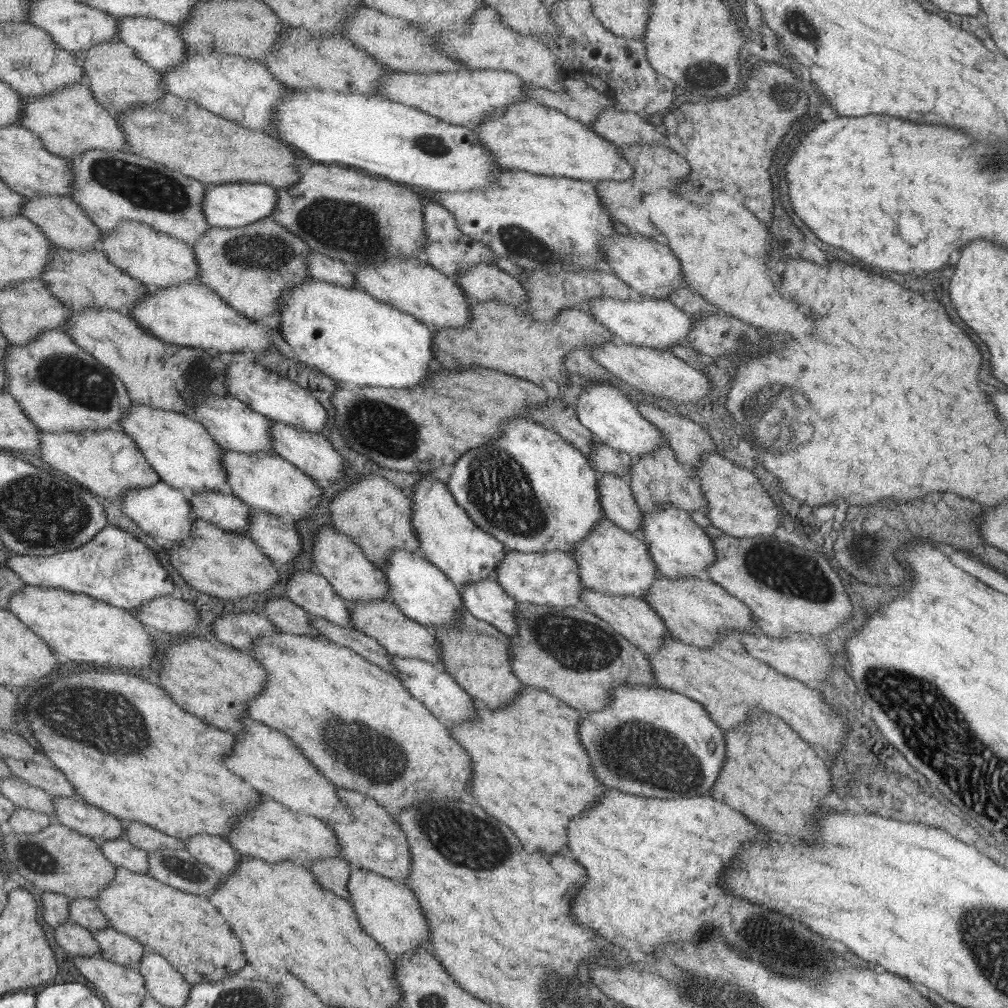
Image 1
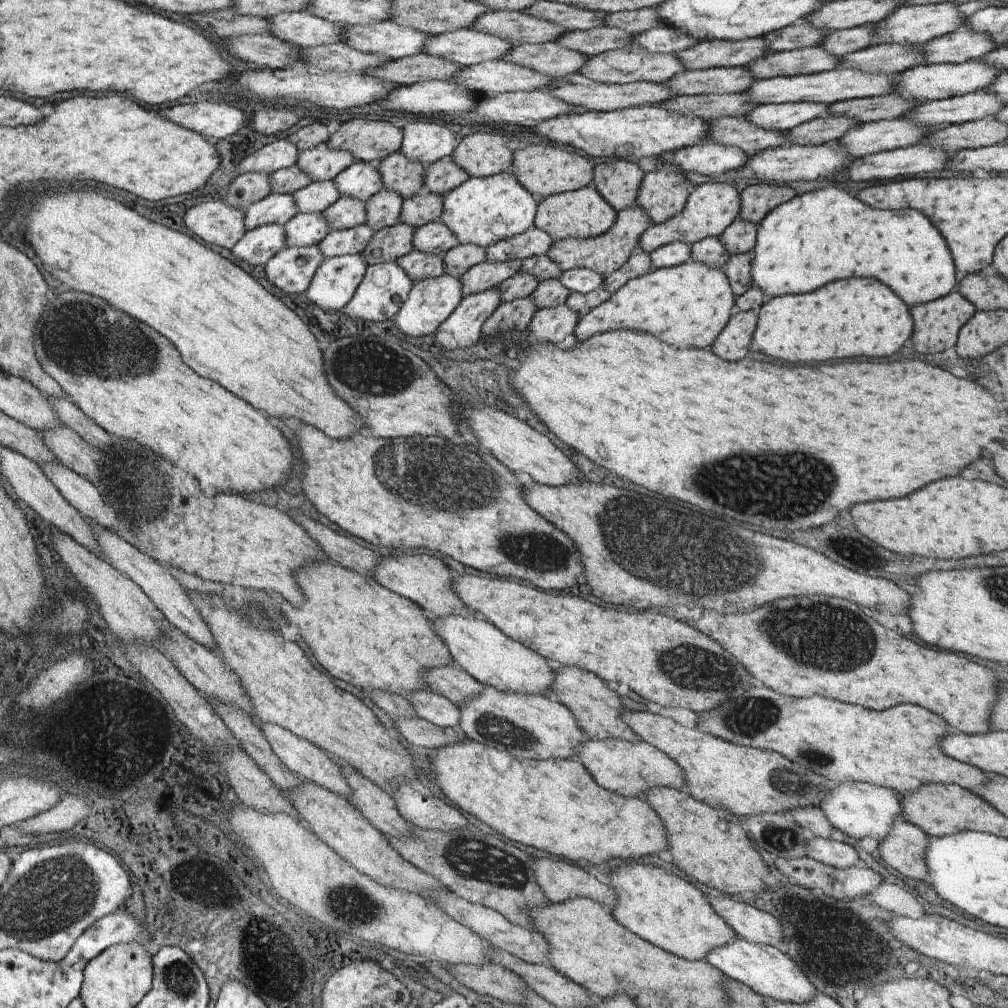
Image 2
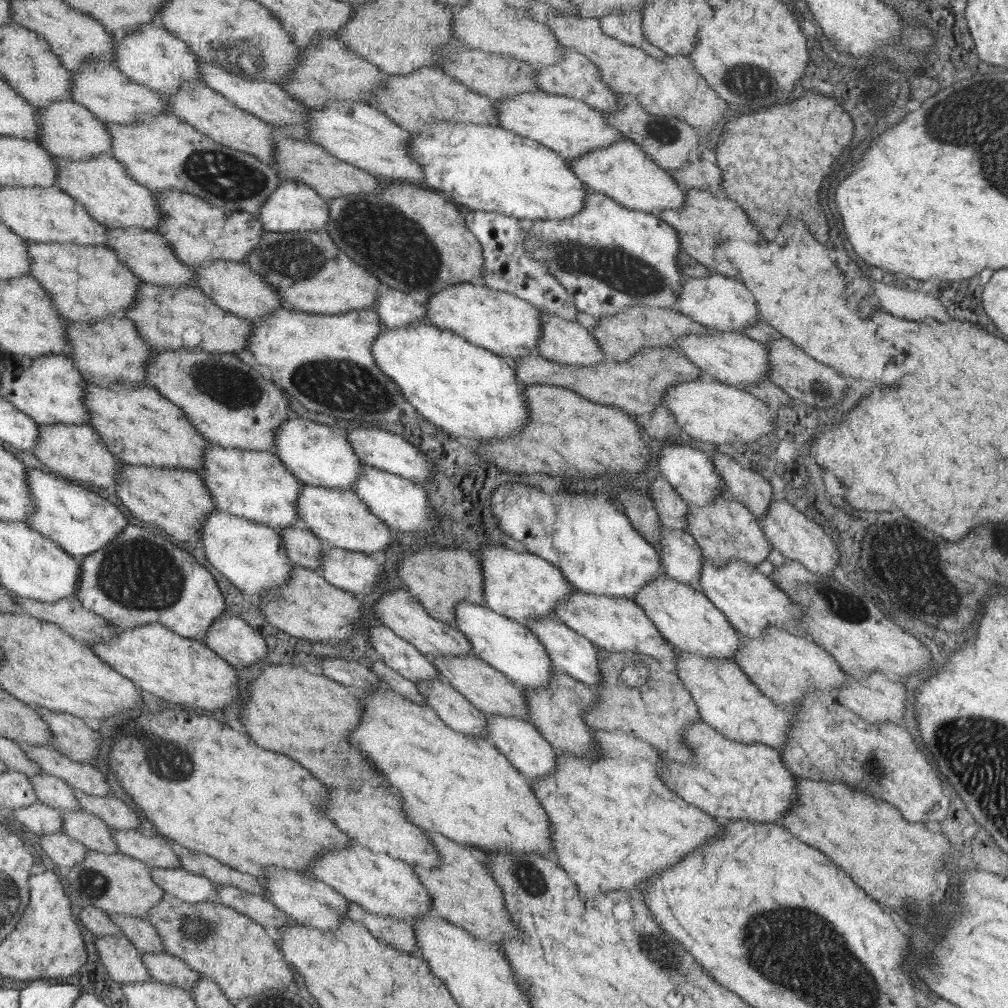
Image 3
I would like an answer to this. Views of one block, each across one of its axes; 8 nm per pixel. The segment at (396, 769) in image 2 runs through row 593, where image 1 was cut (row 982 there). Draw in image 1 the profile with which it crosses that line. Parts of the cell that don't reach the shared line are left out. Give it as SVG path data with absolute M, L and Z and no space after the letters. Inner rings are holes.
M123 867L115 868L115 876L95 898L97 909L109 922L109 927L139 941L147 950L162 956L190 985L199 982L216 982L225 974L237 972L245 958L241 956L237 938L229 932L225 920L213 906L207 904L206 895L194 895L163 884L149 874L131 872Z

